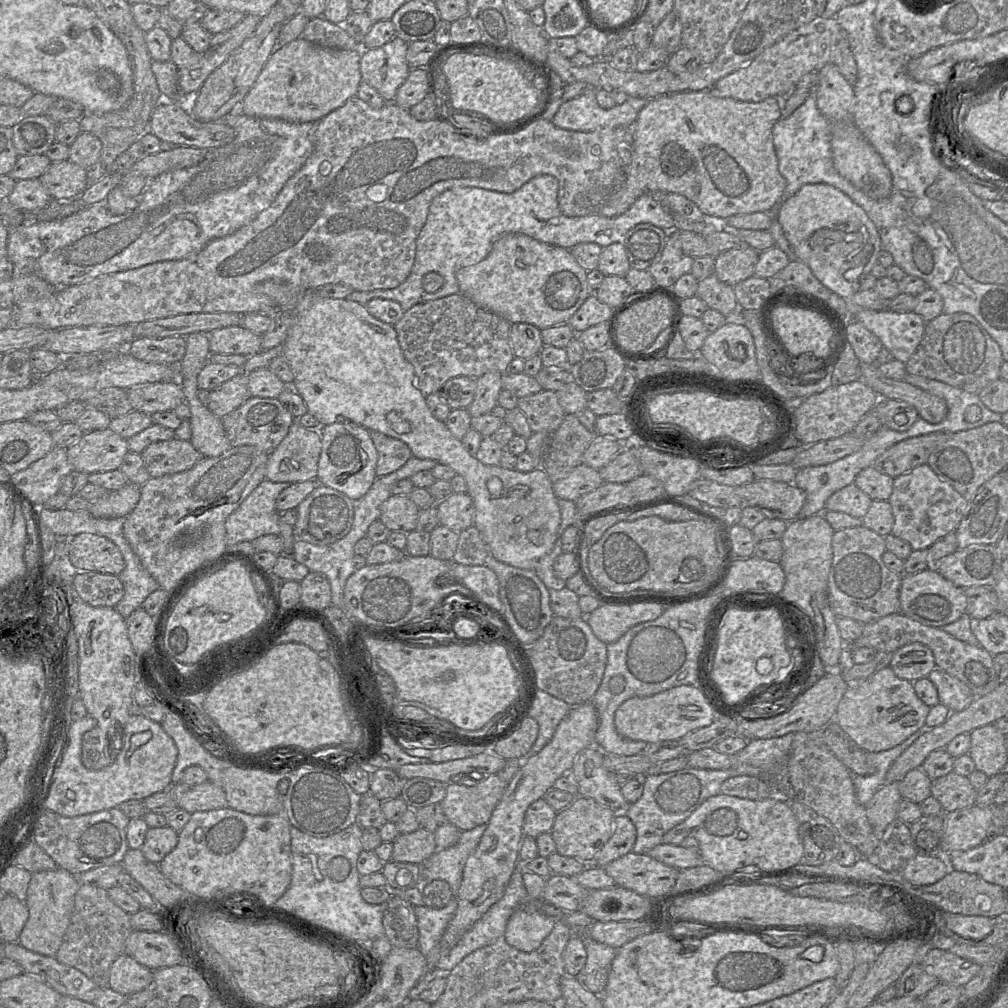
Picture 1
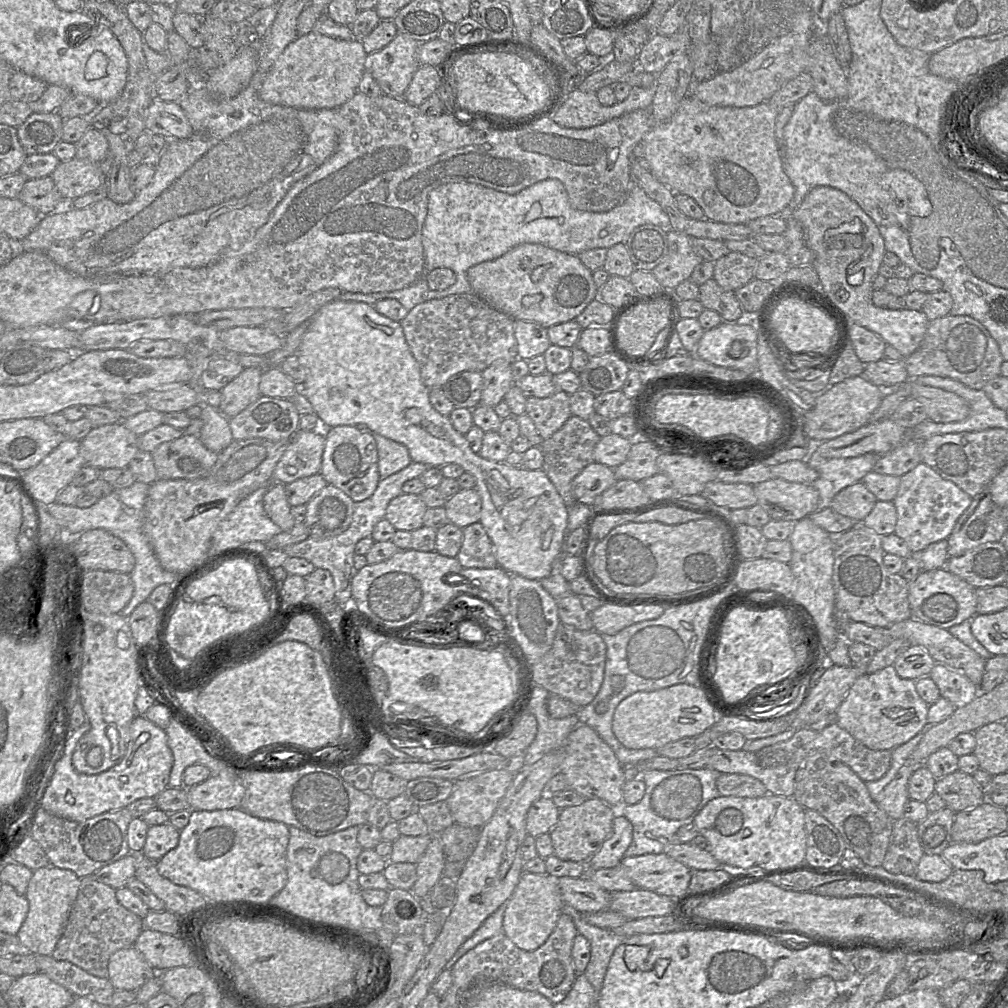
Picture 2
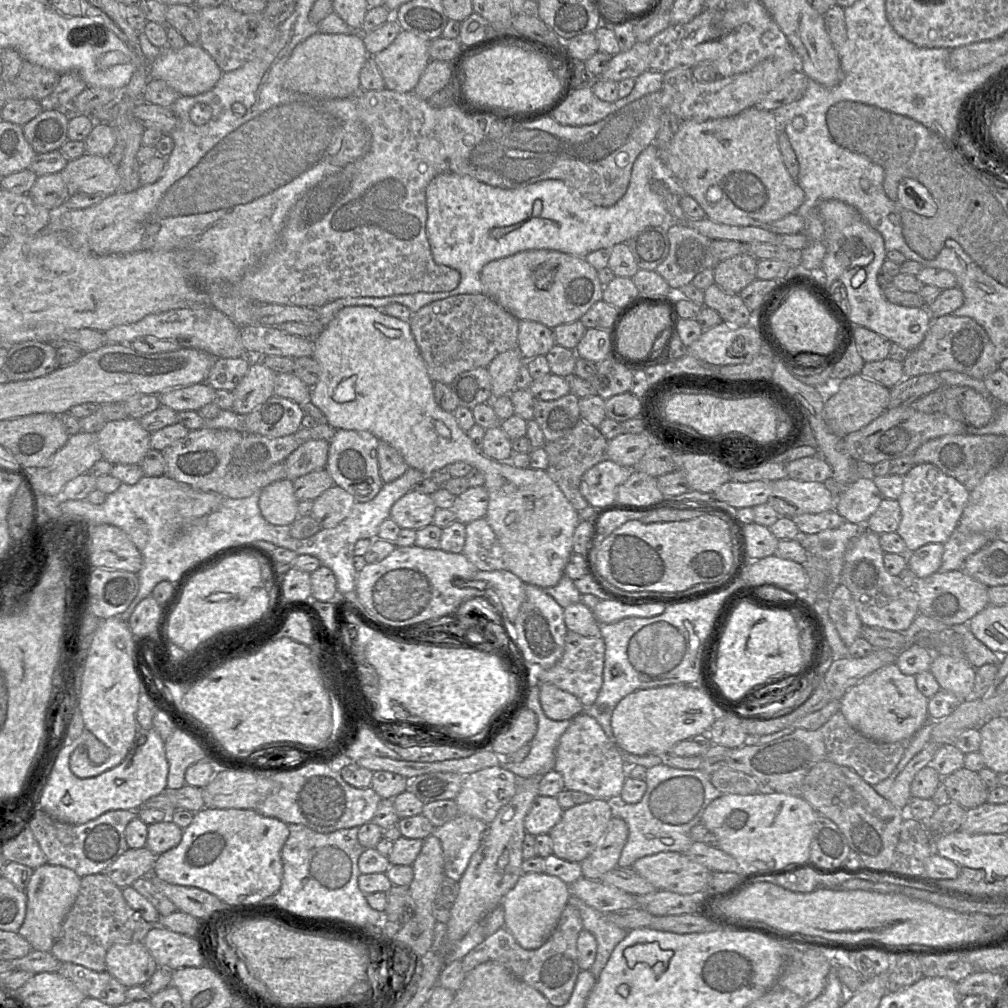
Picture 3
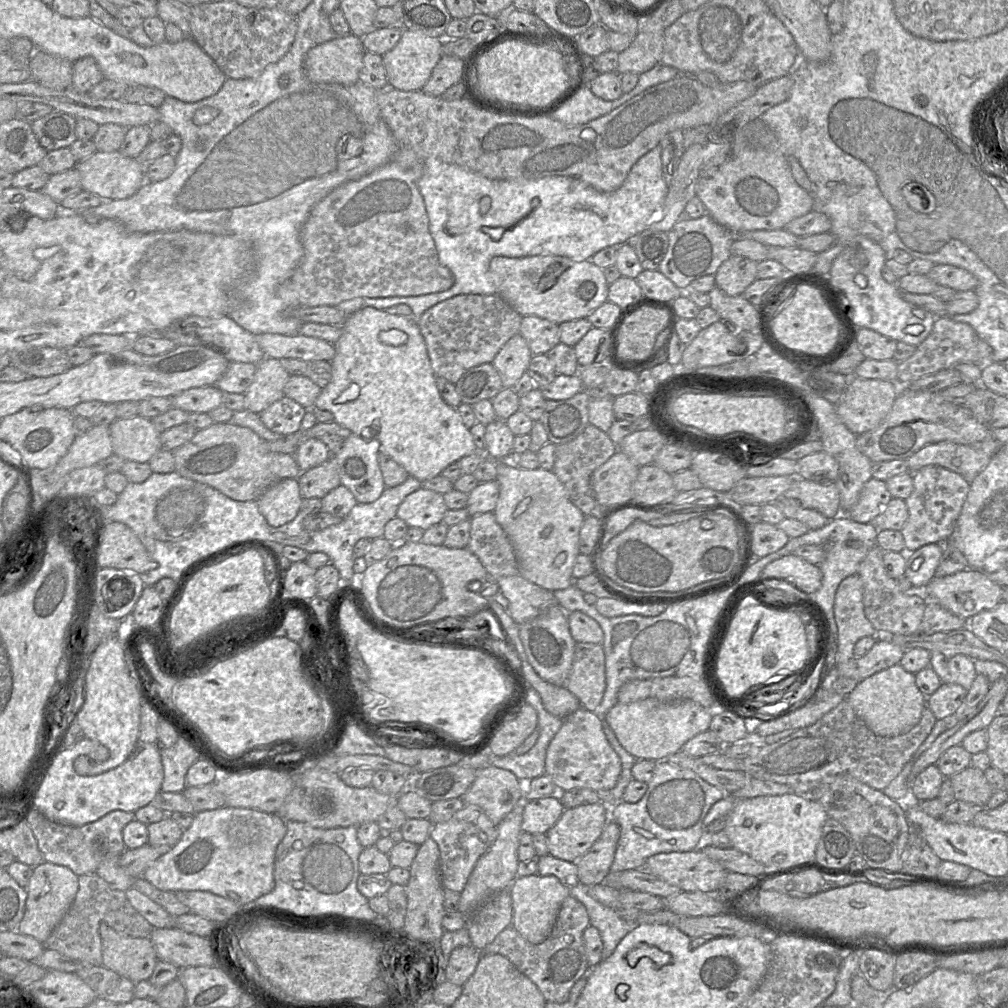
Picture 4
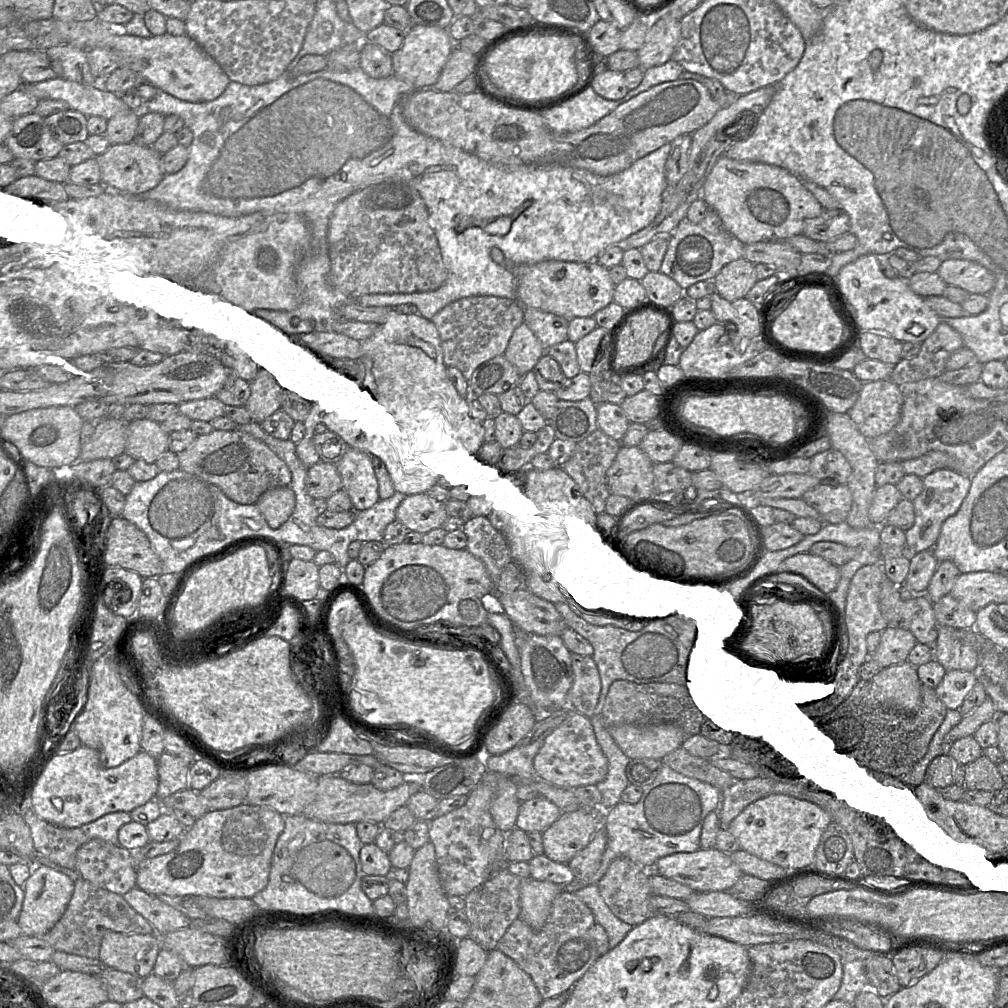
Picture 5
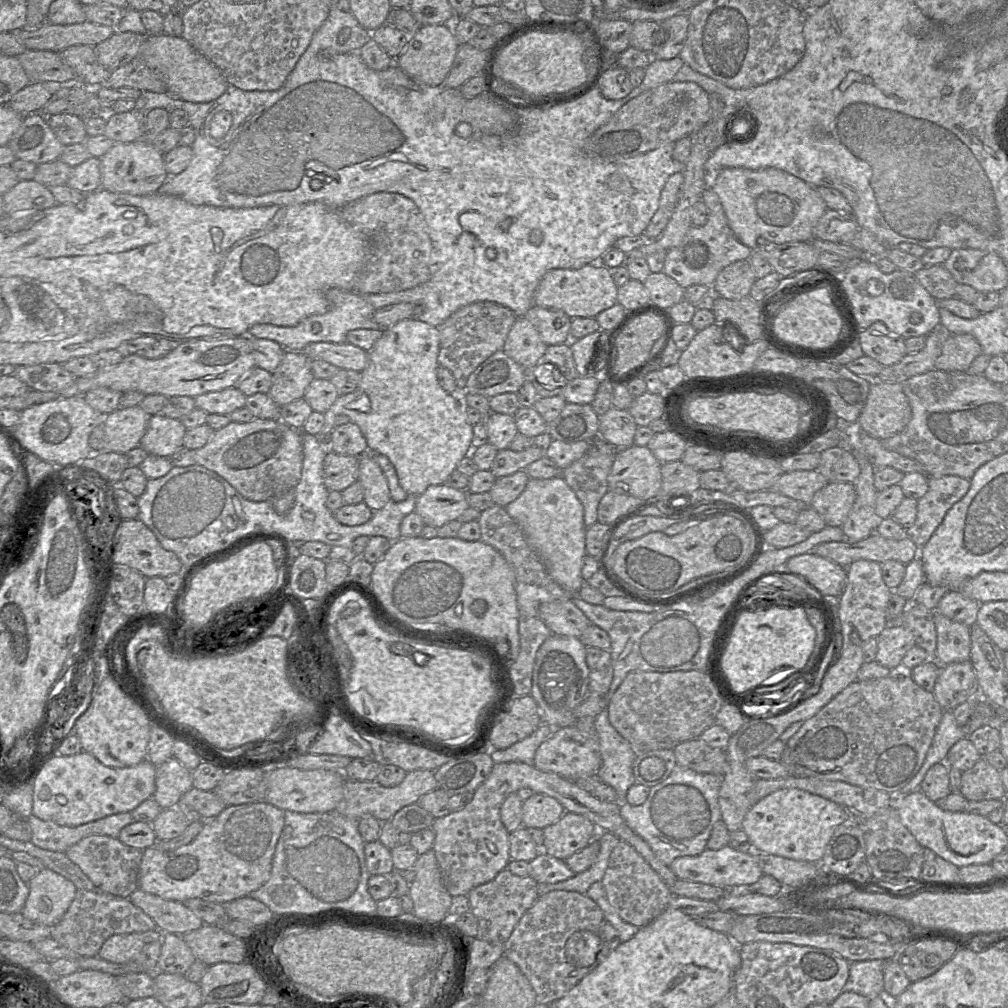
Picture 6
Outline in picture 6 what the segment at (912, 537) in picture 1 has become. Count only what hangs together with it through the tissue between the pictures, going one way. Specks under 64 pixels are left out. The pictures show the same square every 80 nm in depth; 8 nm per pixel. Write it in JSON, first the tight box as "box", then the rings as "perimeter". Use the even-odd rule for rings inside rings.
{"box":[906,477,970,548],"perimeter":[[[929,477],[928,491],[917,500],[916,520],[906,530],[906,537],[922,548],[941,524],[946,513],[966,495],[969,488],[970,480],[962,477]]]}

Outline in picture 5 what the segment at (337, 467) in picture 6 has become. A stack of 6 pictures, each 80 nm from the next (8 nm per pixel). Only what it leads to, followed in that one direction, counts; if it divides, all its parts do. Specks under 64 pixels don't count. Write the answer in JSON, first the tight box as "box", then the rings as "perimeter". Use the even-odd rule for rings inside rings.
{"box":[306,459,343,499],"perimeter":[[[322,459],[308,469],[306,490],[314,498],[328,499],[335,492],[343,489],[343,481],[338,472],[337,463]]]}

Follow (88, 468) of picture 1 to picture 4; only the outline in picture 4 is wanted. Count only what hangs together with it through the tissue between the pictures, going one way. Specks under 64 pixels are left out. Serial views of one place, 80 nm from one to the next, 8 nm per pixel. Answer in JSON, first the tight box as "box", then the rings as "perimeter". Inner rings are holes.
{"box":[109,416,162,462],"perimeter":[[[135,416],[109,425],[113,453],[126,461],[148,462],[162,449],[160,434],[150,419]]]}

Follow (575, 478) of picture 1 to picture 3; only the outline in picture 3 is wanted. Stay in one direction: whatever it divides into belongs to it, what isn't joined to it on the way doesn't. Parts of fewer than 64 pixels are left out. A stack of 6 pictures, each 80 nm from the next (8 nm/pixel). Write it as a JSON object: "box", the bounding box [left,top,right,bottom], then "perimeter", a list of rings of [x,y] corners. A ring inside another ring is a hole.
{"box":[581,459,631,508],"perimeter":[[[604,459],[582,476],[581,494],[594,508],[611,503],[616,500],[617,488],[627,480],[631,470],[609,459]]]}

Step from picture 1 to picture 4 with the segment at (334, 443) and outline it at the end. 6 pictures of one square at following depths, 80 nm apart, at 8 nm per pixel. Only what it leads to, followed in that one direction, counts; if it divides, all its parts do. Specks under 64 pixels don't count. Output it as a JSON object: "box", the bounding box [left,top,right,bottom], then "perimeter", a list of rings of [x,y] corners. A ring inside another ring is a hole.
{"box":[332,433,386,503],"perimeter":[[[351,433],[341,450],[332,455],[341,484],[346,486],[358,503],[372,503],[386,486],[378,462],[380,443],[365,440]]]}

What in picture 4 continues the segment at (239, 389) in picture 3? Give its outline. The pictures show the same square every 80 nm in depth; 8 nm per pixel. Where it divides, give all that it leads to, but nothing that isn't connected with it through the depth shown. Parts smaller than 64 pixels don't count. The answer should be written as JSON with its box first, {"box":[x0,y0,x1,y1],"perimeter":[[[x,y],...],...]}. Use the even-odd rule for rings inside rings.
{"box":[243,357,289,414],"perimeter":[[[265,357],[256,365],[254,380],[243,393],[246,410],[258,414],[283,398],[289,376],[279,359]]]}

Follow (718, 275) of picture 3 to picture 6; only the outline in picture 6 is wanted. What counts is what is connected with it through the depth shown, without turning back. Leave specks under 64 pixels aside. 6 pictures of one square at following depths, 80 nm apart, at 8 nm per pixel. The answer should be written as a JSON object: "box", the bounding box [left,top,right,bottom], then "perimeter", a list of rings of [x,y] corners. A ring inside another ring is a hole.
{"box":[711,260,756,300],"perimeter":[[[738,260],[718,274],[711,291],[728,300],[739,300],[749,296],[756,279],[749,260]]]}

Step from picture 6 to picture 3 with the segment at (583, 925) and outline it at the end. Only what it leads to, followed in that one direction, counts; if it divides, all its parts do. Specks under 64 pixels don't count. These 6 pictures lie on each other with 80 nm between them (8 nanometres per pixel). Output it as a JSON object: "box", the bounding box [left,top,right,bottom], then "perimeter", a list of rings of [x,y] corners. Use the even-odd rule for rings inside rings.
{"box":[461,904,583,1006],"perimeter":[[[567,904],[552,935],[540,948],[522,948],[512,934],[502,927],[468,952],[461,960],[462,966],[464,971],[469,973],[487,961],[500,963],[518,979],[541,992],[552,1006],[563,1006],[570,999],[581,971],[578,964],[577,939],[582,929],[583,921],[579,910]]]}

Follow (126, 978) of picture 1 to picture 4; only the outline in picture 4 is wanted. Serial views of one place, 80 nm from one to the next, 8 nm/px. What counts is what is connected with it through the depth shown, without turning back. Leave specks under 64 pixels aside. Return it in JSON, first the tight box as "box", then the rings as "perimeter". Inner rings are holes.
{"box":[102,923,158,984],"perimeter":[[[102,923],[102,965],[135,984],[148,980],[158,961],[150,938],[133,938]]]}

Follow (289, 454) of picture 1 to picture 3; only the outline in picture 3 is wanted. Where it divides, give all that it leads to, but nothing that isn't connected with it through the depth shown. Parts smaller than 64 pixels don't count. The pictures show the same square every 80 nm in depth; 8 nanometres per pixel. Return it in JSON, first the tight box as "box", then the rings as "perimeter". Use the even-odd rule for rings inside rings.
{"box":[284,440,329,480],"perimeter":[[[309,440],[295,449],[284,460],[286,479],[296,480],[300,476],[326,467],[329,443],[325,440]]]}

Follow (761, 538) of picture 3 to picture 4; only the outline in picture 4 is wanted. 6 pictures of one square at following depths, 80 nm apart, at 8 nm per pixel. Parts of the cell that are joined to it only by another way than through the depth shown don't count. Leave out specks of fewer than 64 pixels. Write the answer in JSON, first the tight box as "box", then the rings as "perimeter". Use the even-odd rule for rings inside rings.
{"box":[749,522,790,560],"perimeter":[[[766,522],[749,525],[753,560],[767,556],[785,546],[790,537],[781,529]]]}

